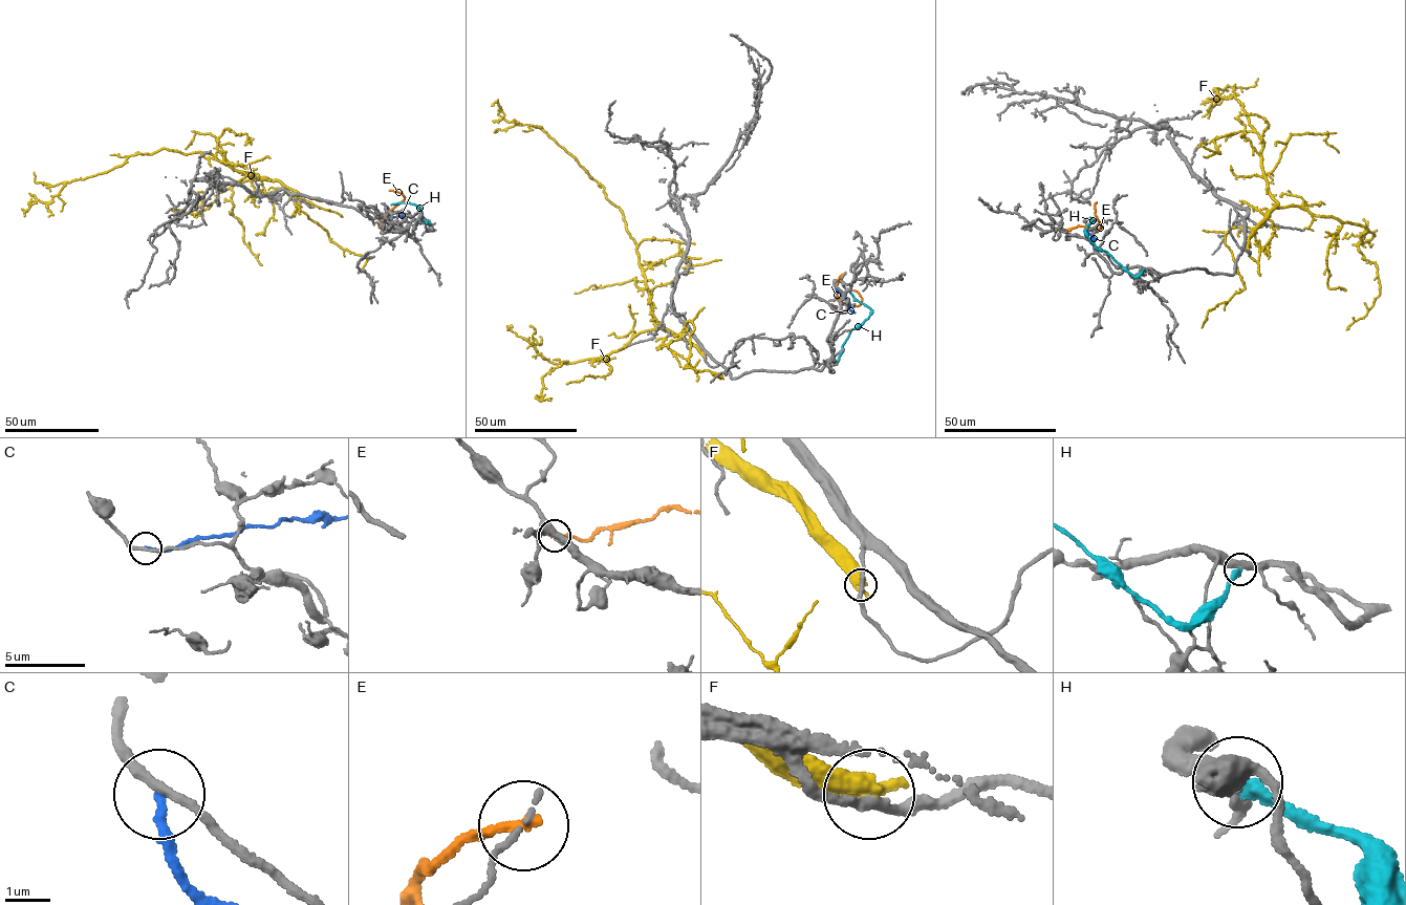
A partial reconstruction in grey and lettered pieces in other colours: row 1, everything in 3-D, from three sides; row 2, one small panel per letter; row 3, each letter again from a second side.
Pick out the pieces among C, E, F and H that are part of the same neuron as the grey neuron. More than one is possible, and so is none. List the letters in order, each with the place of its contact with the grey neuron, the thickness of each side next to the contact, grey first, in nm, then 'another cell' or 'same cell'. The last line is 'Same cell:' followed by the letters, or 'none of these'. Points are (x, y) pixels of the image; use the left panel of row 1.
C: meets grey at (381, 219); 190 nm thick on the grey side, 200 nm on the other; another cell
E: meets grey at (381, 228); 150 nm thick on the grey side, 200 nm on the other; another cell
F: meets grey at (329, 203); 220 nm thick on the grey side, 550 nm on the other; another cell
H: meets grey at (423, 218); 460 nm thick on the grey side, 280 nm on the other; another cell
Same cell: none of these

